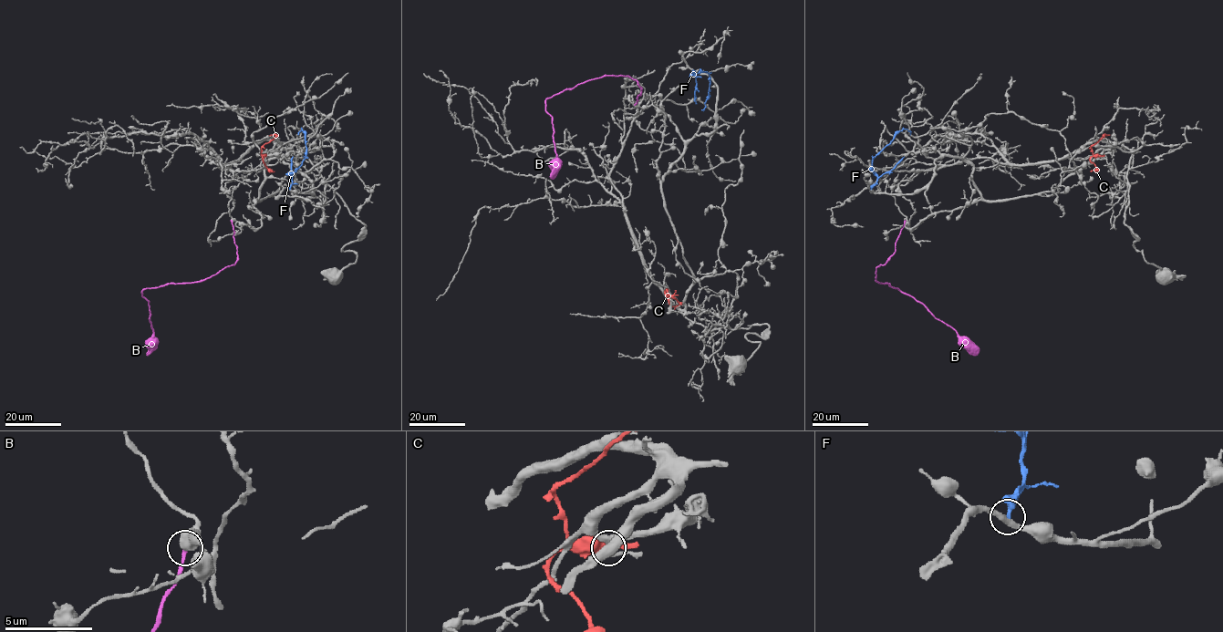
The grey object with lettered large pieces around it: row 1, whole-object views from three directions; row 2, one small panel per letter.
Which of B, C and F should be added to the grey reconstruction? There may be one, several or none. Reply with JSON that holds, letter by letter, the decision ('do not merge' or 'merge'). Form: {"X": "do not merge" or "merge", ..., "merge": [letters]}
{"B": "do not merge", "C": "do not merge", "F": "do not merge", "merge": []}

